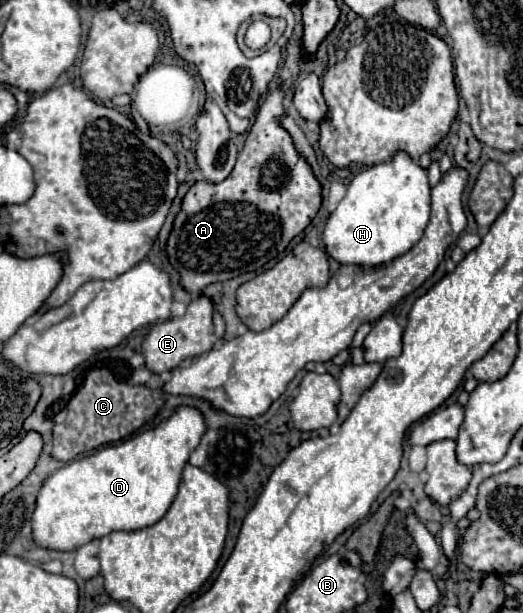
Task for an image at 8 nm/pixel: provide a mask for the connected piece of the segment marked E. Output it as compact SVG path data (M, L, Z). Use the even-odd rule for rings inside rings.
M198 296L188 304L184 316L168 318L166 322L158 322L152 326L152 330L142 340L142 356L144 356L146 368L150 372L162 374L164 370L176 368L186 358L200 356L200 354L208 352L210 348L214 348L222 340L222 336L224 336L222 316L216 312L210 298Z

